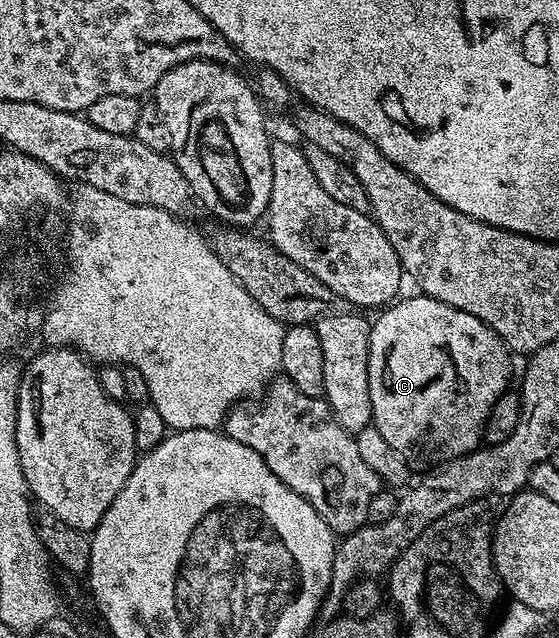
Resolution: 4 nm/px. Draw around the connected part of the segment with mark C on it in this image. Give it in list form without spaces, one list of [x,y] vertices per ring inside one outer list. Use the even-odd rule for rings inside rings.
[[[412,293],[409,299],[397,298],[391,305],[385,306],[379,312],[375,320],[371,320],[368,328],[368,388],[370,389],[370,405],[372,406],[372,423],[409,460],[415,459],[440,459],[439,461],[451,461],[468,452],[477,450],[481,446],[484,433],[484,423],[488,420],[490,409],[498,397],[509,390],[508,383],[508,358],[510,352],[504,346],[504,342],[498,338],[478,317],[470,317],[470,313],[462,313],[462,309],[454,309],[442,301],[432,299],[429,295]]]

